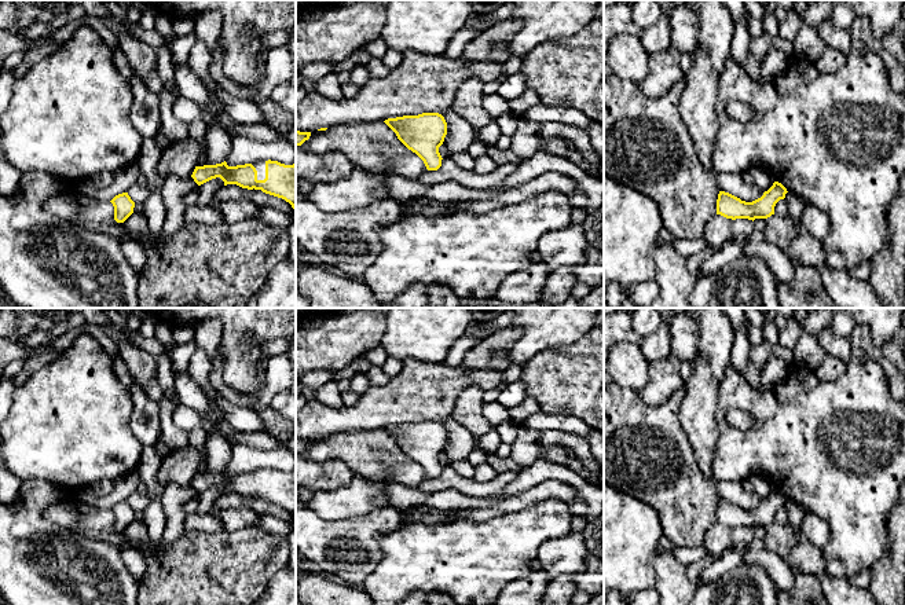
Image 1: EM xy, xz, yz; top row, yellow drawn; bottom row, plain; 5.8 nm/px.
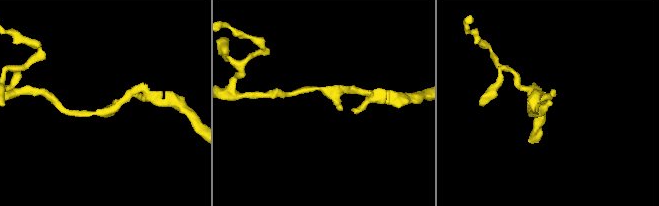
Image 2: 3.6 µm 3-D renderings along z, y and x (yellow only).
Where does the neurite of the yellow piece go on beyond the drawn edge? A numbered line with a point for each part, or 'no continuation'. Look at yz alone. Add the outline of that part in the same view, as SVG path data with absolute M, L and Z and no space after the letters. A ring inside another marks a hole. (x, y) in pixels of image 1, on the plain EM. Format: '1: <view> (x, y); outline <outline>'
no continuation

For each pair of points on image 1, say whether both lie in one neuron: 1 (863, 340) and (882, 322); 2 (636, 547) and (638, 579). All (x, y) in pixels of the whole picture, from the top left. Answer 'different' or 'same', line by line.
1: different
2: same

